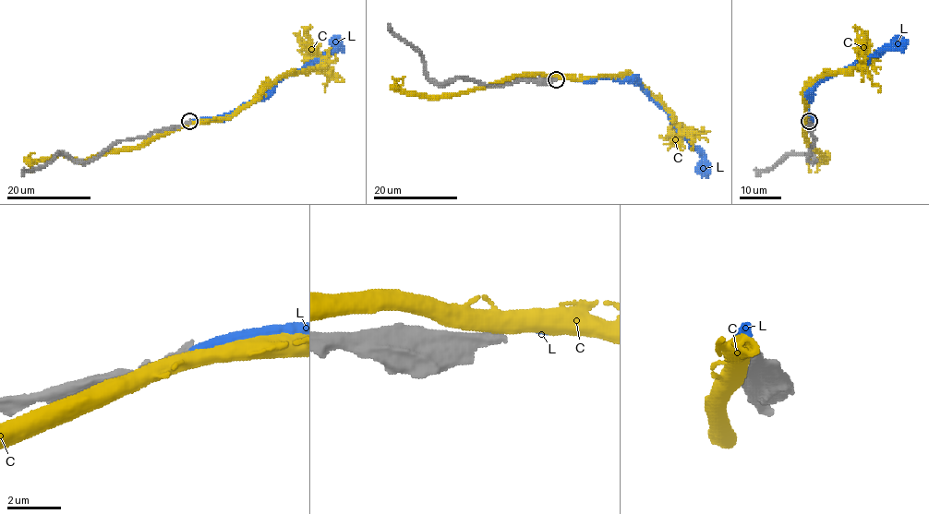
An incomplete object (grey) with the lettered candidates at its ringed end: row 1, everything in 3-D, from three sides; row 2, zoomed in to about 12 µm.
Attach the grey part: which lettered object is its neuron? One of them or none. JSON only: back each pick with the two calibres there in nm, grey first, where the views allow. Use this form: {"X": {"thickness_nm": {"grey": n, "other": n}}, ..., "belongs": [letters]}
{"belongs": []}

